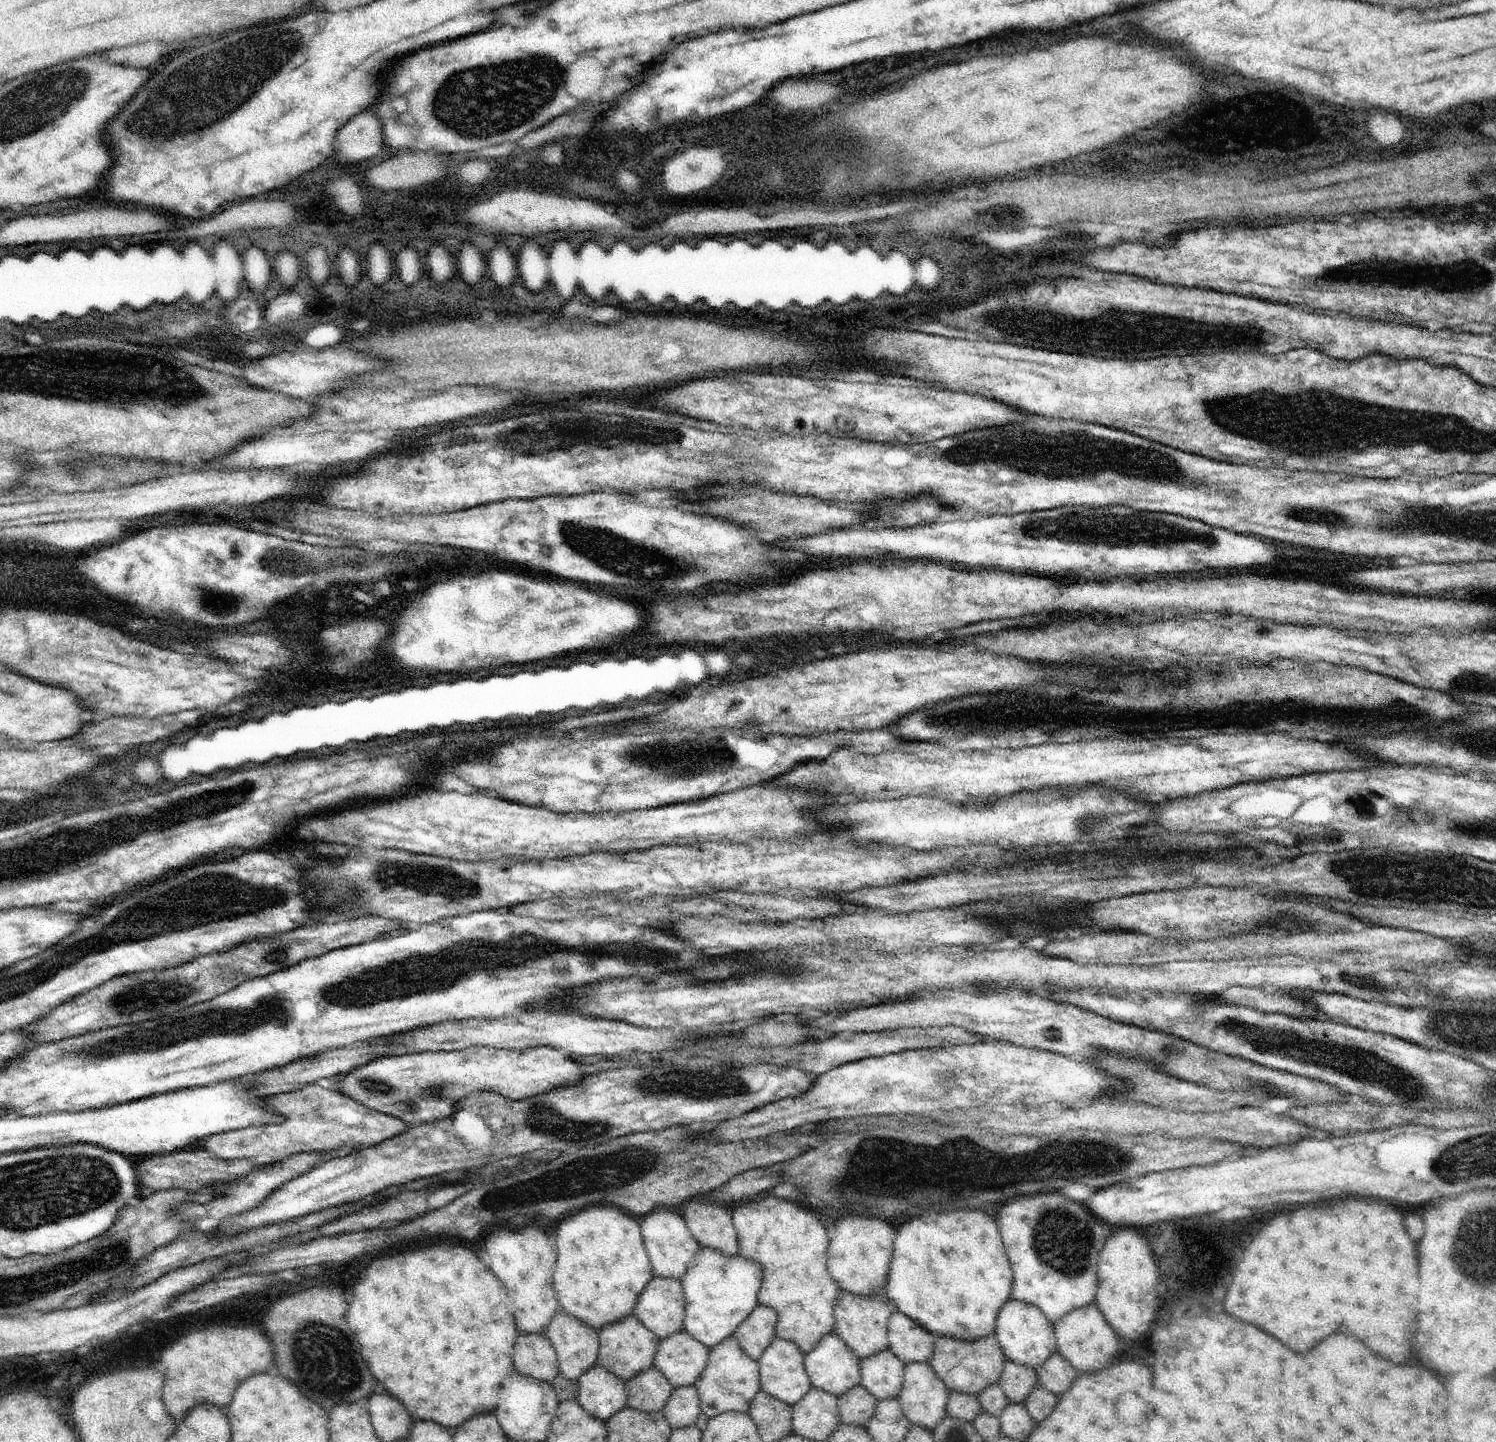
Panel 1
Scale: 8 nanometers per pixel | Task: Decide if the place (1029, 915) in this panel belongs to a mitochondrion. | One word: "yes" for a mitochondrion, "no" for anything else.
yes

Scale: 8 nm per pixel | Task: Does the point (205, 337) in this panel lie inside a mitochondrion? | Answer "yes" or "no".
no

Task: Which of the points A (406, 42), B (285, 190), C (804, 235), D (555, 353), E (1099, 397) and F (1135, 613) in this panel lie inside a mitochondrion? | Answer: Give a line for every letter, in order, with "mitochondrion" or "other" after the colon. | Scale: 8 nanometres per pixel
A: other
B: other
C: other
D: other
E: other
F: other

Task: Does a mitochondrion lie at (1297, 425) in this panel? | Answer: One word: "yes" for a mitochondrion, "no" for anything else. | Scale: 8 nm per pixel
yes

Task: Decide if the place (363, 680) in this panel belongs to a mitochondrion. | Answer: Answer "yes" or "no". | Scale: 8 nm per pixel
no

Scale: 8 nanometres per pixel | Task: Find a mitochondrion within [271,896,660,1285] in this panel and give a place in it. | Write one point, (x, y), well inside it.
(543, 1116)

